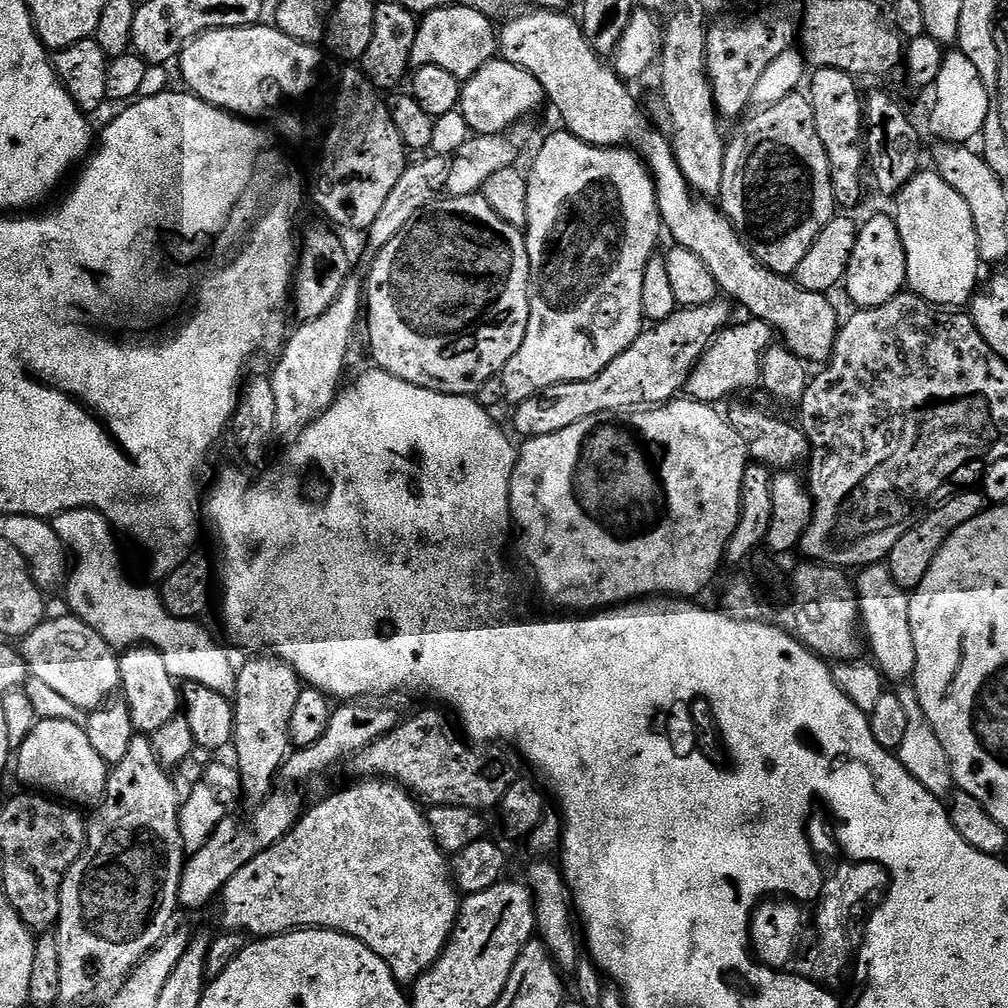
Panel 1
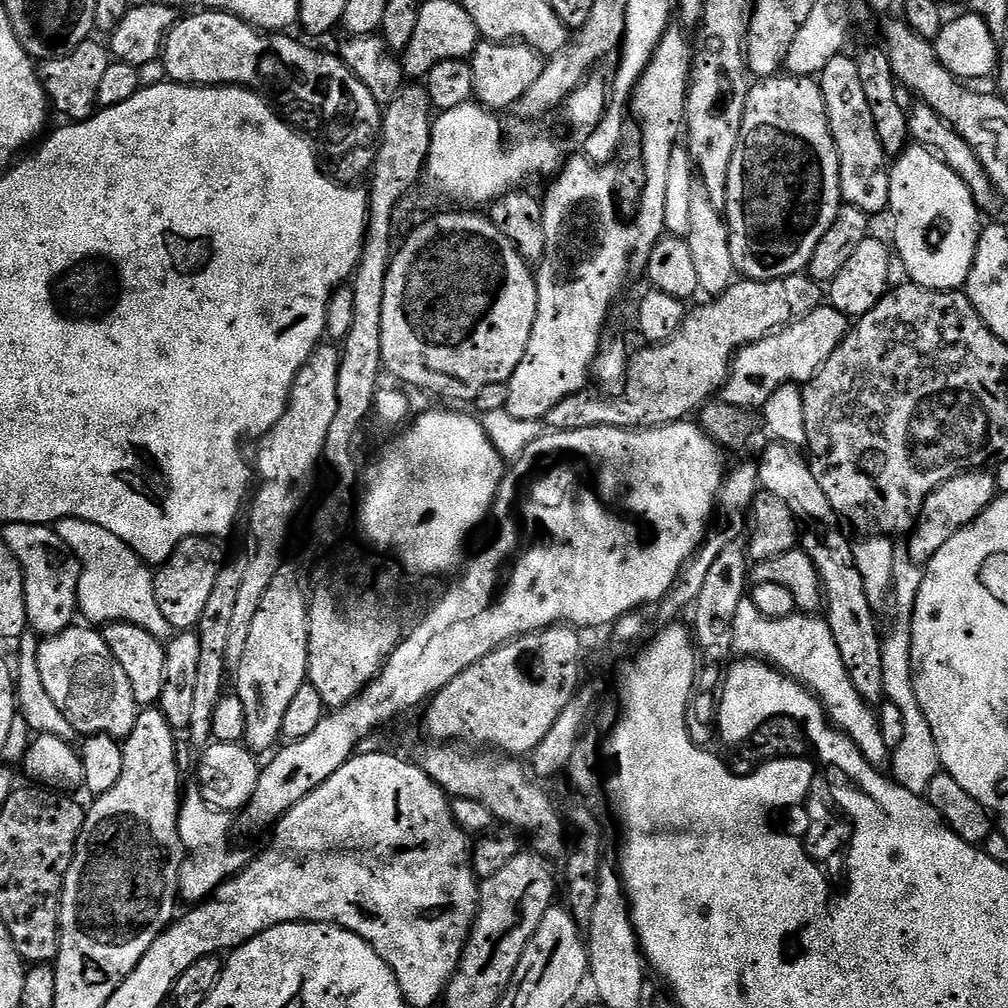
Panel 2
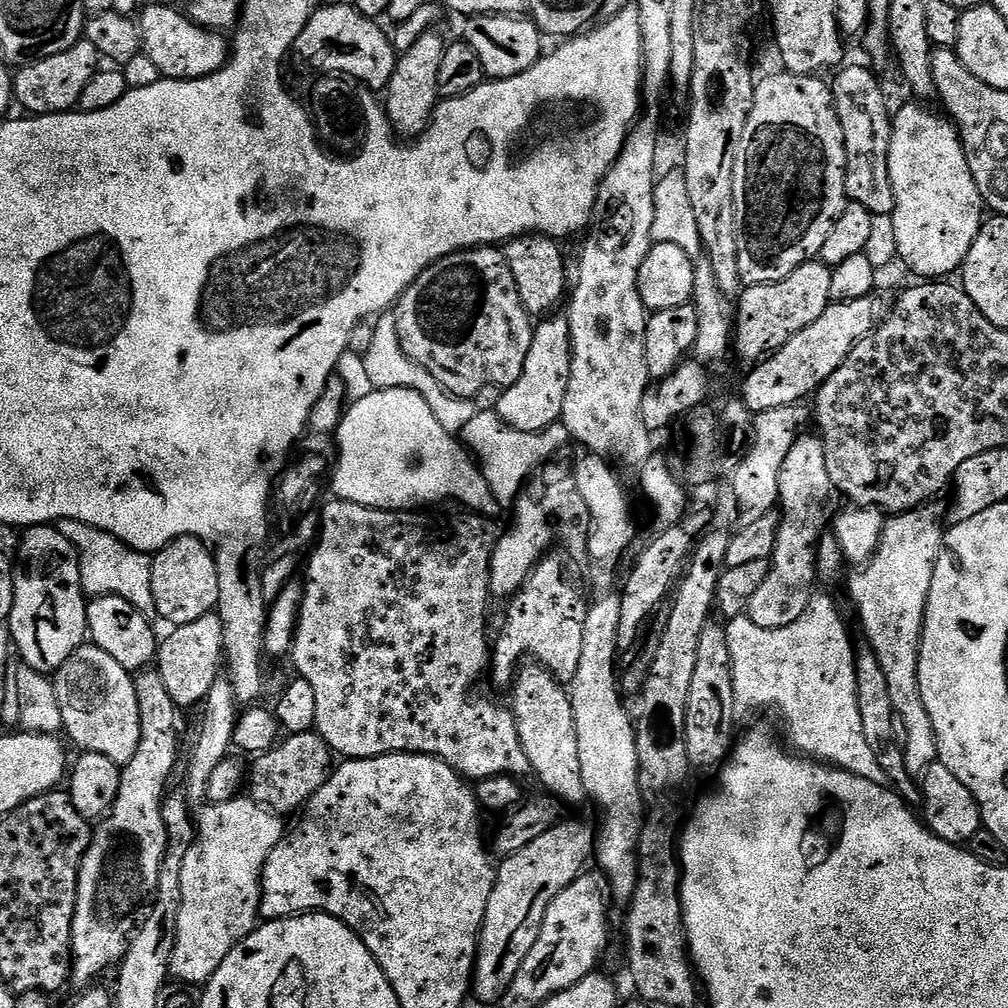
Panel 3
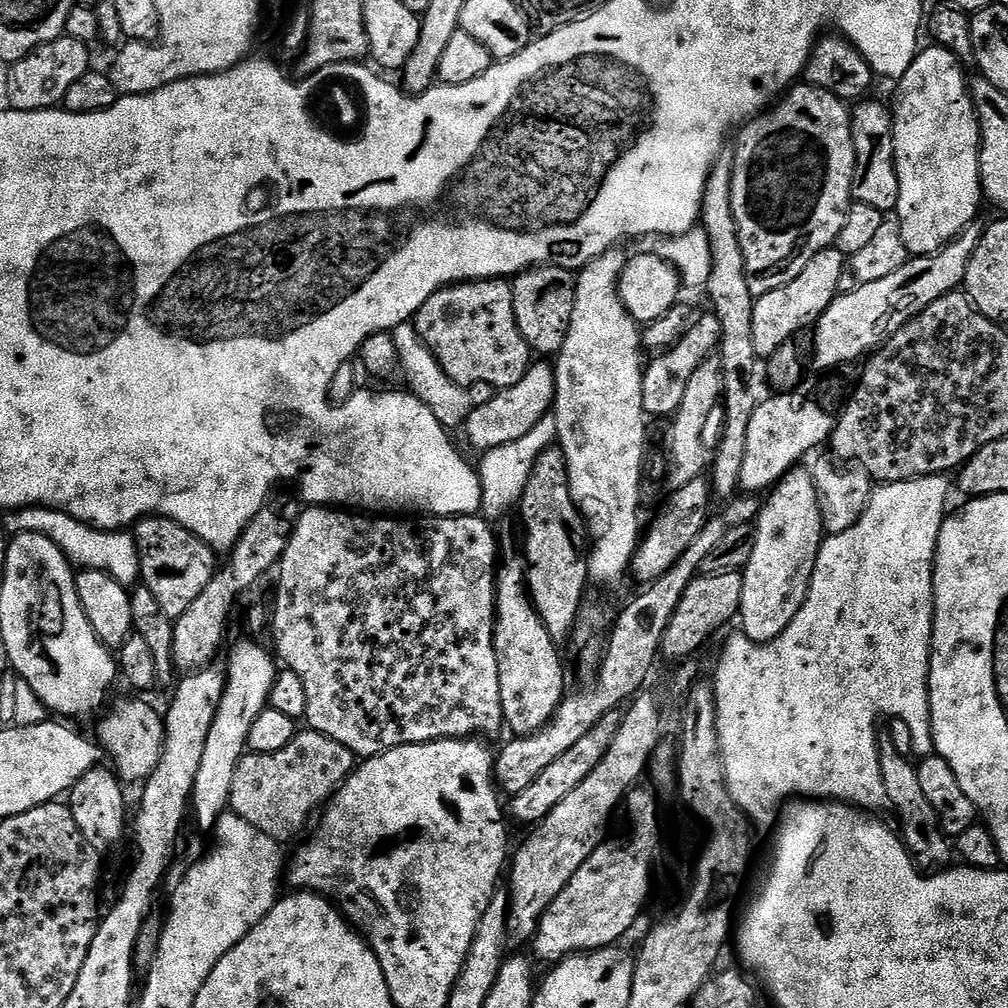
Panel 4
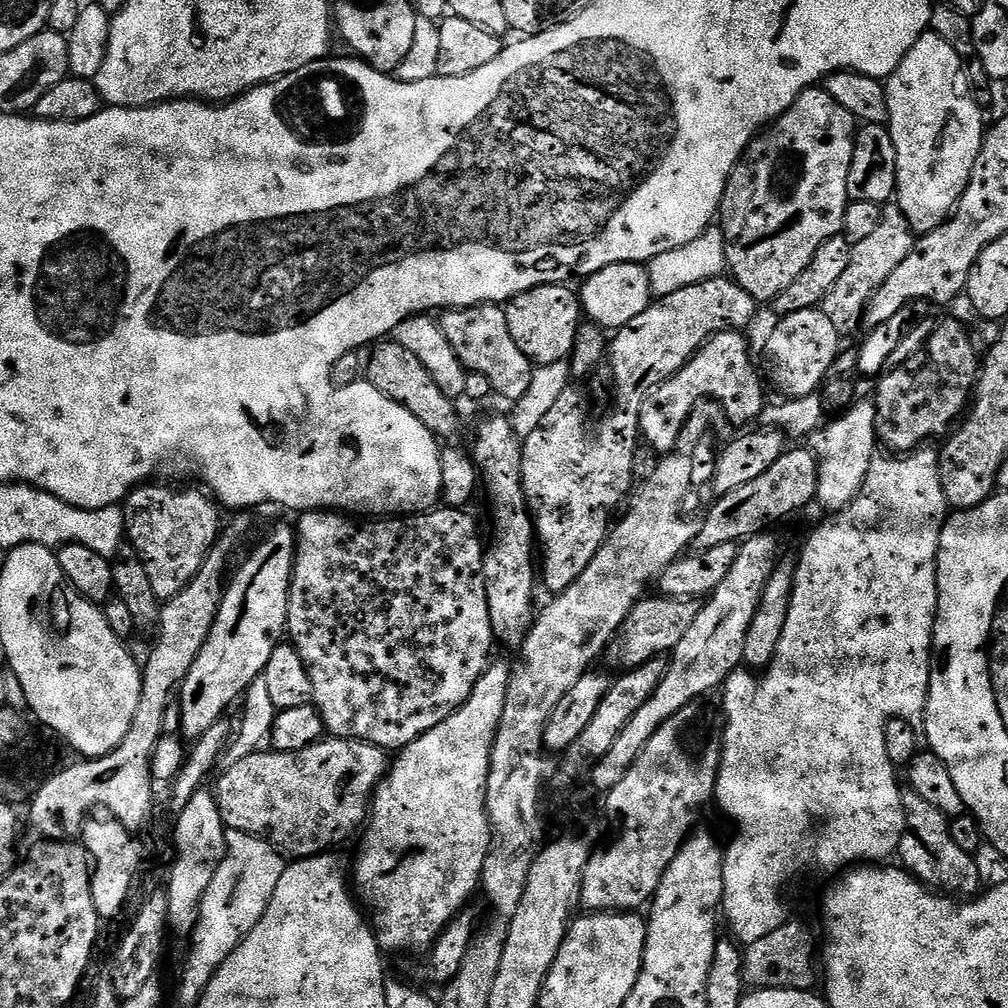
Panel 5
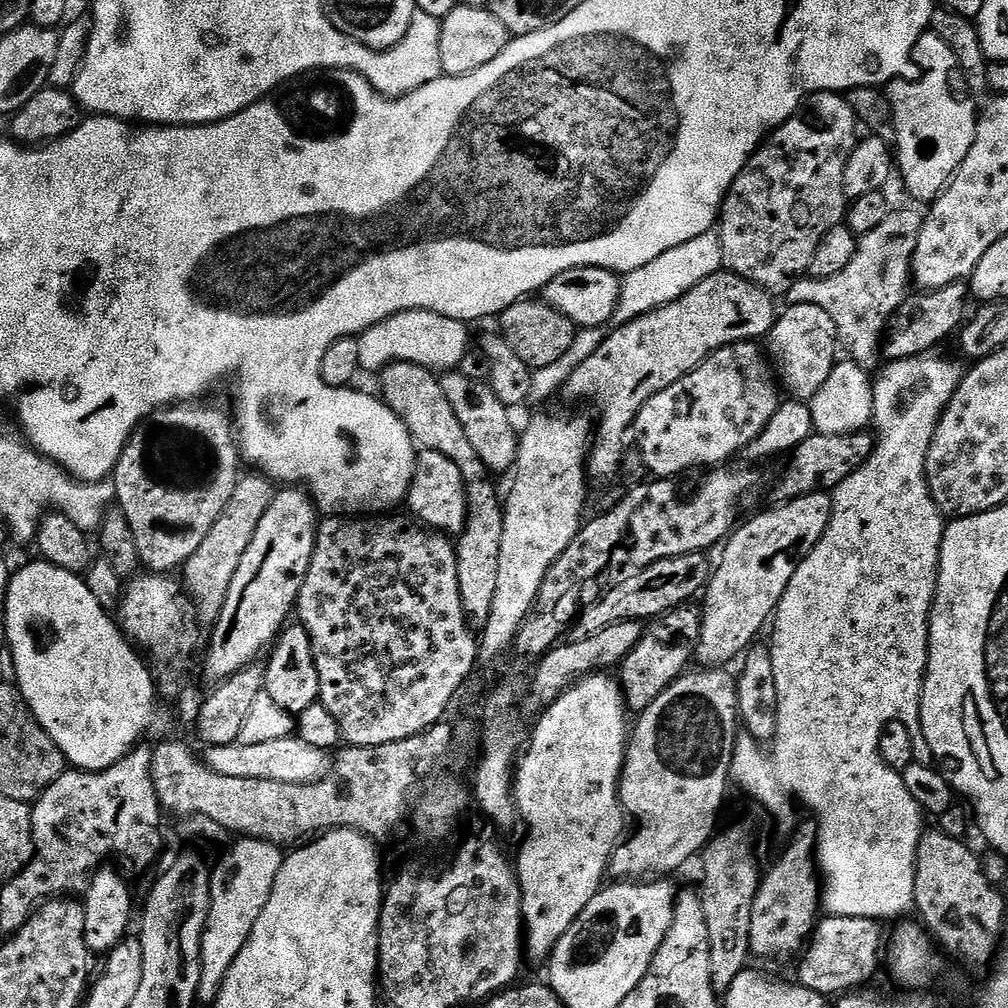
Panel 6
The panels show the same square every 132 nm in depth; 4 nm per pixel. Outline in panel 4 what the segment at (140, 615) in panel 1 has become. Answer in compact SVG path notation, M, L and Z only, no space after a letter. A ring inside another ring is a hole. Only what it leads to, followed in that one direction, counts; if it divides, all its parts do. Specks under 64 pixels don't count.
M18 508L3 517L9 533L33 532L50 538L65 554L73 565L87 570L93 568L114 578L119 584L132 586L141 579L140 551L136 545L136 537L131 531L117 530L106 532L102 528L91 528L70 514L59 512L53 508Z

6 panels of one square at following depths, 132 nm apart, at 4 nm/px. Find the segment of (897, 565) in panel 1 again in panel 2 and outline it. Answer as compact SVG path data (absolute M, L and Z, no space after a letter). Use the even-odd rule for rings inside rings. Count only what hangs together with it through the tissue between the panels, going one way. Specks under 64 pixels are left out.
M973 470L971 472L959 472L954 478L942 482L924 500L924 507L920 509L920 519L916 522L916 527L910 533L912 541L908 544L908 552L917 565L927 565L929 560L958 534L970 522L974 522L983 514L992 501L996 499L998 489L995 475L988 470Z

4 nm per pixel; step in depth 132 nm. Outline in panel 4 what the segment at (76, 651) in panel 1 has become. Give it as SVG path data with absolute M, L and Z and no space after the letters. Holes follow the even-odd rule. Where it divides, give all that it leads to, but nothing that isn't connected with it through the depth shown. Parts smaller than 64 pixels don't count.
M120 700L116 705L114 704L99 717L101 720L98 743L106 753L107 759L108 756L112 759L111 767L121 781L128 786L136 783L139 785L147 780L158 766L158 760L162 758L164 716L156 713L144 700L136 700L133 704L128 700Z

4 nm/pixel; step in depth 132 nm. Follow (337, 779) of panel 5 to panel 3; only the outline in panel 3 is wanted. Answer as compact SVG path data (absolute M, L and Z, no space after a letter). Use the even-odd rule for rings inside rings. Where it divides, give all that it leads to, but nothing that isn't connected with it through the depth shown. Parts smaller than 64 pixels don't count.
M294 732L285 735L275 748L261 752L250 764L246 776L247 795L256 804L277 814L303 809L310 797L317 792L334 771L334 753L319 732Z

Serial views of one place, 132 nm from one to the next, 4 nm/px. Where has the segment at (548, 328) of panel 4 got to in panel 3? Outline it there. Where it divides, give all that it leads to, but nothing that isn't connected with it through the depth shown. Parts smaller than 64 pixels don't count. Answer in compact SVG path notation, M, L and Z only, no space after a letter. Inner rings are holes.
M529 234L515 236L503 245L502 251L514 280L518 286L522 306L533 318L544 318L555 313L556 308L565 303L566 293L570 288L570 268L564 265L564 252L560 249L561 241L551 236Z

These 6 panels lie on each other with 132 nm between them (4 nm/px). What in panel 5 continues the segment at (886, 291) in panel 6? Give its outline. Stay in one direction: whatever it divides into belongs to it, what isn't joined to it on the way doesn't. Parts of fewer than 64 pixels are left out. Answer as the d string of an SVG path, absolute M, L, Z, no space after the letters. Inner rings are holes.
M892 202L885 205L881 211L877 229L865 241L853 245L845 273L838 278L834 290L830 290L830 294L820 305L820 309L834 323L840 335L847 336L857 326L860 326L863 314L867 311L869 300L885 284L886 278L906 260L915 241L915 233L906 222L899 204Z

